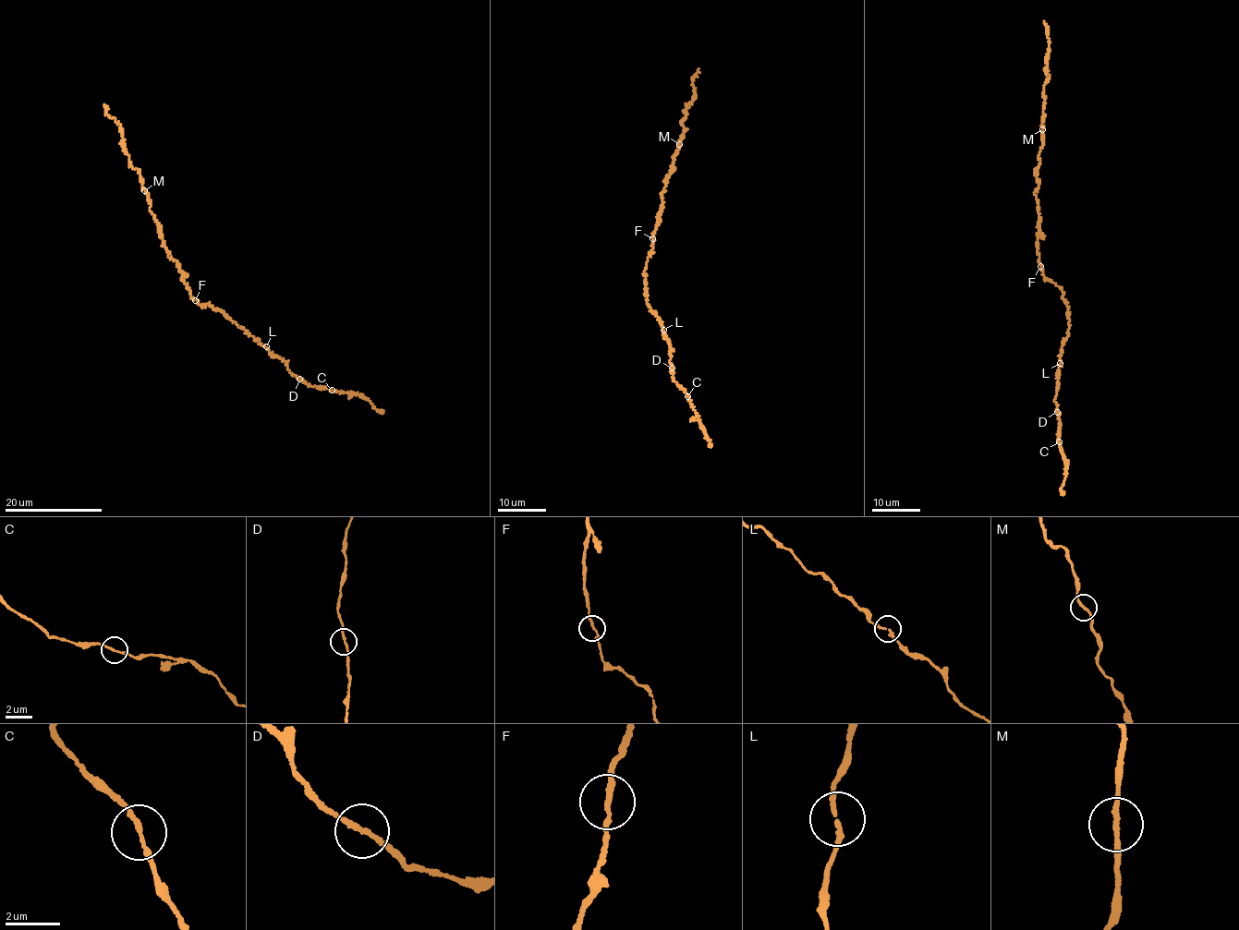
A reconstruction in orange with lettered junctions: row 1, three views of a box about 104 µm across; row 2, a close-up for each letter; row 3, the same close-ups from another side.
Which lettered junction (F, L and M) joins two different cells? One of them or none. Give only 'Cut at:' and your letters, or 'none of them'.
Cut at: none of them

